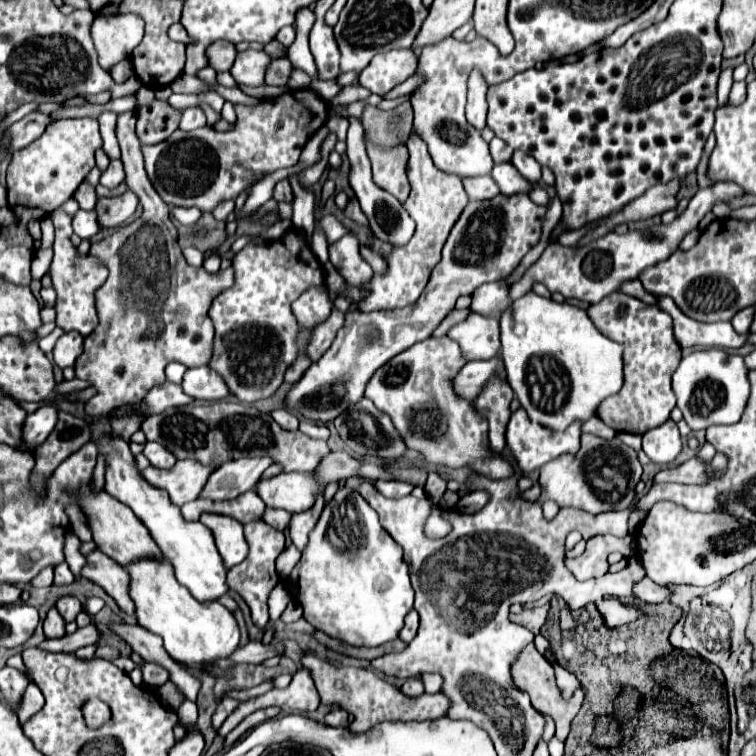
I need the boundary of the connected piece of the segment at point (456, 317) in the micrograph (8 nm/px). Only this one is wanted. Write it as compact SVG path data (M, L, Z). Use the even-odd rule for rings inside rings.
M453 309L443 321L441 321L441 325L433 331L433 335L431 337L443 337L447 331L449 331L449 327L453 327L455 323L459 323L459 321L463 321L465 317L467 317L467 313L469 313L469 309L463 309L463 311L459 311L459 309Z

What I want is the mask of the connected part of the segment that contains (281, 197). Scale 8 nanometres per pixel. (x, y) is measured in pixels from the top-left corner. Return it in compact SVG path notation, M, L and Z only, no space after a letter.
M283 179L283 181L279 181L279 183L275 185L275 189L273 189L273 199L275 199L277 203L281 203L281 201L291 203L291 199L293 199L293 191L291 191L287 179Z

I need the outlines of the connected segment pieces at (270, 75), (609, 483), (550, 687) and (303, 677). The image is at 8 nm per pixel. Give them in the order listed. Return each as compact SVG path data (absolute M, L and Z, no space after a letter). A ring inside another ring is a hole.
M281 57L281 59L275 59L269 67L267 67L267 77L265 77L265 83L267 85L277 85L277 87L285 87L289 77L291 77L291 71L293 71L293 65L287 57Z
M591 433L581 435L581 449L575 455L561 455L541 469L541 495L537 503L555 501L559 507L577 507L587 513L623 511L635 499L635 485L641 479L637 453L619 439L601 439Z
M529 643L529 645L523 649L523 653L519 655L519 659L515 661L515 665L513 665L511 671L513 671L515 685L531 695L531 703L533 703L533 707L535 707L537 711L549 715L549 717L555 721L555 725L557 725L557 733L555 733L555 735L559 735L559 739L565 741L567 735L569 735L569 725L571 725L571 721L573 721L573 719L577 717L577 713L581 711L583 699L585 699L583 689L579 687L579 689L573 693L573 697L565 699L565 697L561 695L561 689L557 687L553 665L535 649L533 643Z
M299 669L293 675L293 681L289 687L285 689L273 689L265 695L259 695L255 699L249 699L245 703L239 705L239 709L235 709L225 723L219 727L219 735L225 737L227 733L233 731L235 725L239 725L247 715L251 715L257 709L265 709L265 707L283 707L283 713L295 713L295 711L315 711L319 707L319 695L317 689L313 685L313 679L309 675L307 669Z

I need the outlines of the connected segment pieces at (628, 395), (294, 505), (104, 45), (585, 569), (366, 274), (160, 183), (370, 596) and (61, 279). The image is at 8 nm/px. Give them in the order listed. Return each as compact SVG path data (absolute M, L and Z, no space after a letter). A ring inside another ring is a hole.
M615 293L609 295L607 299L603 299L597 305L589 307L589 317L595 323L595 327L609 339L621 343L625 347L623 351L623 363L625 363L625 385L617 395L607 397L601 405L599 405L599 417L613 427L615 431L625 431L625 433L637 433L643 435L647 433L651 427L659 427L661 423L665 423L669 419L671 409L675 407L675 393L671 389L671 373L675 371L675 367L679 365L681 359L681 347L673 335L673 319L671 315L667 315L665 311L661 311L659 307L647 305L635 297L623 295L623 293Z
M293 471L293 473L279 473L277 477L259 481L257 493L267 507L301 513L313 507L315 495L323 495L325 485L323 481L319 481L315 471L305 473Z
M99 15L93 19L91 37L99 53L99 65L109 71L111 65L127 59L143 39L143 19L139 15Z
M597 535L587 541L587 549L577 559L567 559L567 567L579 581L601 577L607 573L607 555L613 551L621 551L625 557L635 553L635 543L631 537L611 537L611 535Z
M344 235L339 241L331 243L329 257L349 285L369 281L373 275L373 269L359 255L359 241L354 235Z
M309 89L299 91L287 91L279 95L277 99L265 99L257 107L243 107L237 105L237 123L233 131L219 133L211 127L201 127L197 131L185 133L175 131L169 139L157 145L143 147L145 157L145 169L153 183L153 187L159 191L161 199L167 205L181 205L181 207L199 207L201 211L213 211L221 201L235 199L243 189L257 183L259 179L271 175L277 169L287 169L297 165L299 155L307 143L307 139L325 125L329 107L323 99L319 99Z
M347 481L343 489L325 505L321 519L311 531L309 545L303 549L299 563L291 573L297 601L303 607L303 617L317 629L331 637L337 637L353 647L377 647L393 641L405 615L413 609L413 589L409 581L409 567L403 559L403 549L381 527L375 509L359 495L357 485Z
M55 211L51 215L53 225L55 225L55 243L53 243L53 261L51 261L51 277L53 277L53 287L57 289L57 325L65 331L77 331L83 337L89 335L99 319L95 311L95 289L107 279L107 269L91 255L79 257L77 249L71 245L71 217L63 211Z

